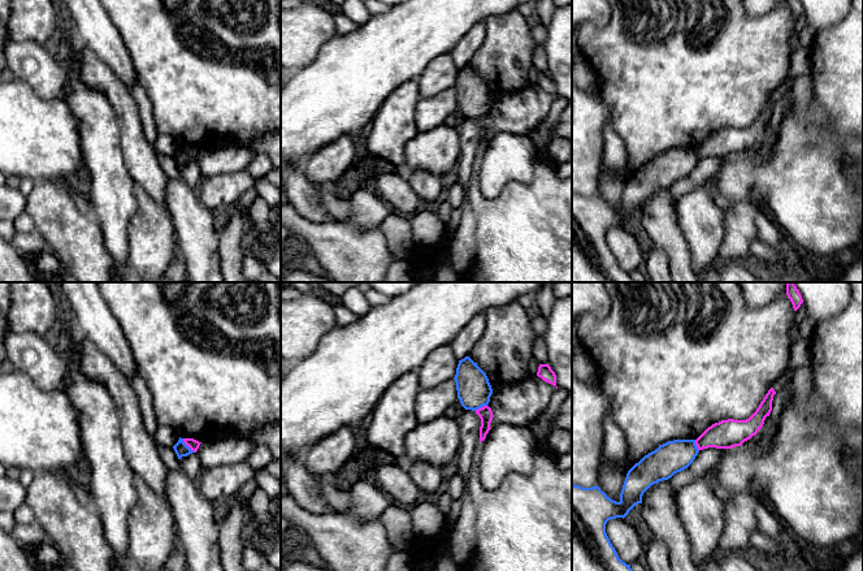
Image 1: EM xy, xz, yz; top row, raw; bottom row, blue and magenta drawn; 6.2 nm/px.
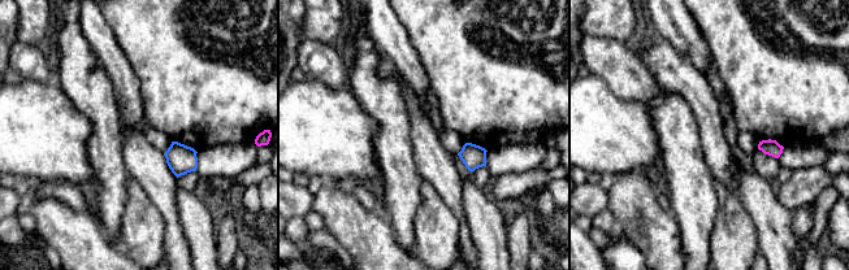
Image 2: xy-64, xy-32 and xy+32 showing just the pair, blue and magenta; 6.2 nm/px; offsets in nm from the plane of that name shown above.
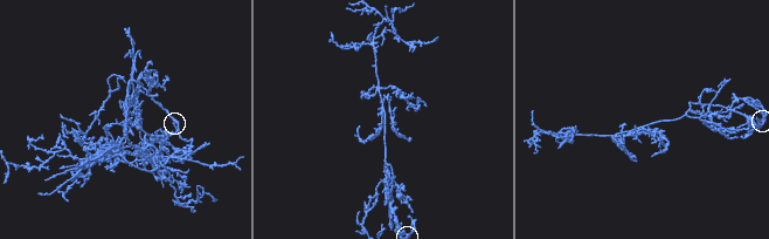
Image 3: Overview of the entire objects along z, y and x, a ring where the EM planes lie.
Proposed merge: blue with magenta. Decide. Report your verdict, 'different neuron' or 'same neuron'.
different neuron

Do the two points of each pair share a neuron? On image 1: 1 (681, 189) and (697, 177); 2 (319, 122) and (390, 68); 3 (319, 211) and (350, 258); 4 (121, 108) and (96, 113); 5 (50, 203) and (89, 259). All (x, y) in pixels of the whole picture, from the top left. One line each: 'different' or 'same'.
1: same
2: same
3: different
4: different
5: same

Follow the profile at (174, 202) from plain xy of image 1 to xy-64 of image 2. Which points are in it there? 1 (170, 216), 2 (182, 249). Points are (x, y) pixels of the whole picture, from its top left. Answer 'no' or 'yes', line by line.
1: no
2: no

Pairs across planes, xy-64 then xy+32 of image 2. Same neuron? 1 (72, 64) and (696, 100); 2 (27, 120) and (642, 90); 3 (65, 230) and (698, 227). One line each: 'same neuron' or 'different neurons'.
1: different neurons
2: different neurons
3: different neurons

